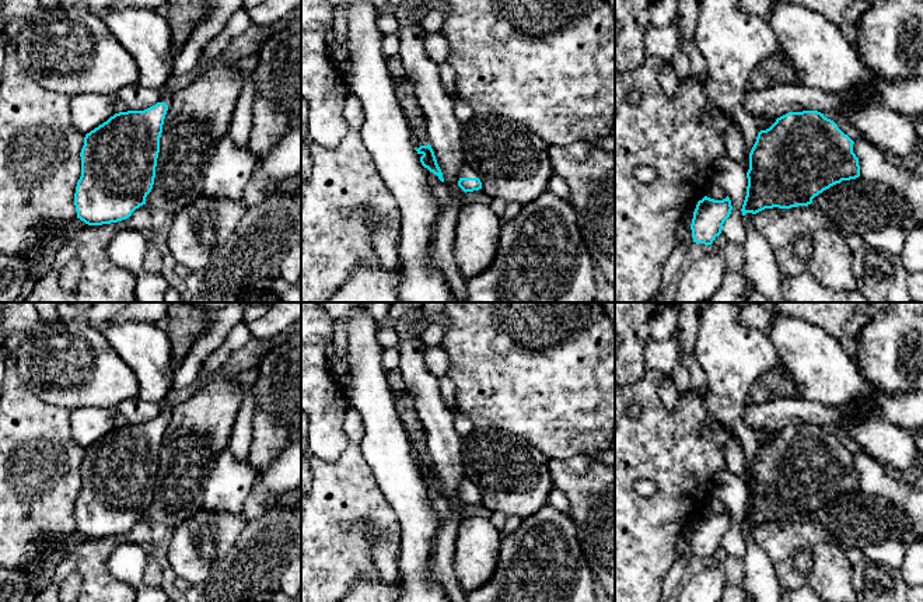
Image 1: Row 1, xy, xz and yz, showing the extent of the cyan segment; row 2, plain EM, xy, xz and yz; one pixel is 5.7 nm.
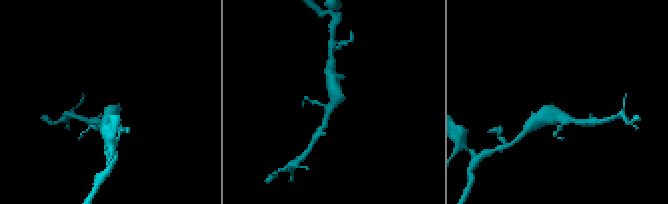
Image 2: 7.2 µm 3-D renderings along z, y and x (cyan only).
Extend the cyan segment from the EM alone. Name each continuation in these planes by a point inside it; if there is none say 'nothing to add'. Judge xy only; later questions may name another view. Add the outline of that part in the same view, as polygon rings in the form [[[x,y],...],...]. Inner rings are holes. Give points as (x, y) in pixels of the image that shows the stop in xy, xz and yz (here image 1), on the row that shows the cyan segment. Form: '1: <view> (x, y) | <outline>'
1: xy (164, 94) | [[[168,84],[164,85],[160,91],[160,101],[158,102],[165,102],[168,106],[169,106],[169,102],[171,102],[171,94],[168,91]]]

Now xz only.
1: xz (467, 171) | [[[464,164],[461,169],[461,178],[479,178],[479,174],[466,164]]]

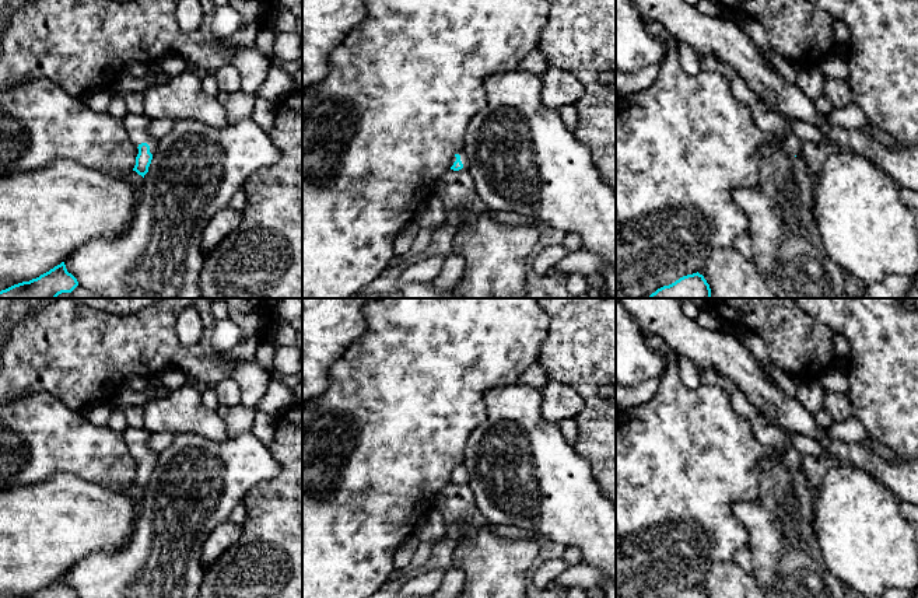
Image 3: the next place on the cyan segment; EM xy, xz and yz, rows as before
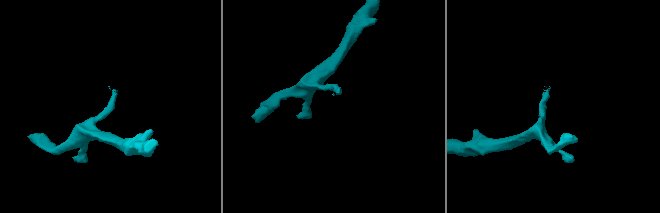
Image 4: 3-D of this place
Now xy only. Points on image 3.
1: xy (136, 126) | [[[127,112],[122,120],[132,144],[137,148],[141,143],[147,143],[150,146],[150,153],[154,155],[158,147],[158,140],[148,132],[151,119],[146,113],[134,115]]]

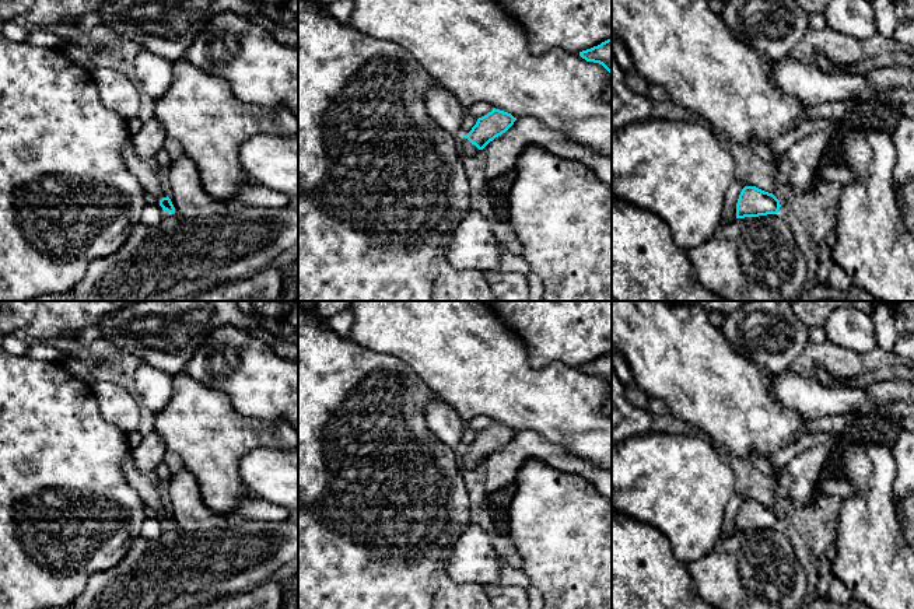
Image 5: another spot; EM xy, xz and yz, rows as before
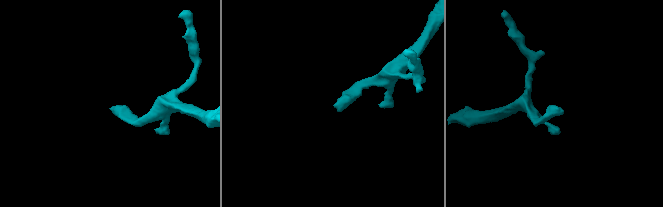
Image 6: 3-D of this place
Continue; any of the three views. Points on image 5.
1: xz (468, 150) | [[[463,136],[460,137],[460,141],[459,141],[459,151],[462,158],[474,158],[480,153],[480,150]]]

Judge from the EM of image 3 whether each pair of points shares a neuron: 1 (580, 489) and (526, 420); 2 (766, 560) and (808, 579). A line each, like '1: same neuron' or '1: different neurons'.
1: same neuron
2: same neuron

